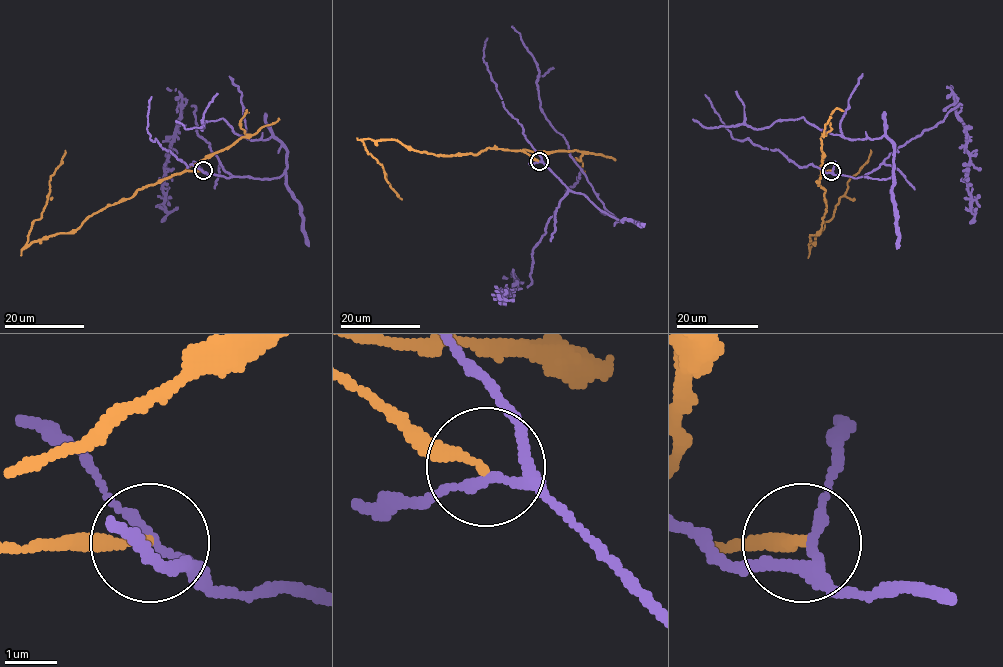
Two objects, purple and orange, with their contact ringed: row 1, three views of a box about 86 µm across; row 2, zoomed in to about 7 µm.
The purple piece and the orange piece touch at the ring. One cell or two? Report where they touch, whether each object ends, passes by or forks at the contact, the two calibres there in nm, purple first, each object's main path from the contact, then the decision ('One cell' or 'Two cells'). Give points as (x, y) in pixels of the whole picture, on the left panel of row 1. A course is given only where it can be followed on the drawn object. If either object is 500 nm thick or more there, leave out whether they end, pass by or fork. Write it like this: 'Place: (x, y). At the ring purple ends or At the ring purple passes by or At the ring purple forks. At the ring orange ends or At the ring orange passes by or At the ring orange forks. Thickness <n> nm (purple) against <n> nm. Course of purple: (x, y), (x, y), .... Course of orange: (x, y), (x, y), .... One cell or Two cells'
Place: (203, 170). At the ring purple forks. At the ring orange ends. Thickness 130 nm (purple) against 190 nm. Course of purple: (203, 171), (273, 179), (286, 149), (272, 137), (236, 134), (222, 118), (202, 130), (176, 120). Course of orange: (203, 171), (173, 174), (89, 215), (75, 229), (44, 236), (27, 245), (65, 150). Two cells

